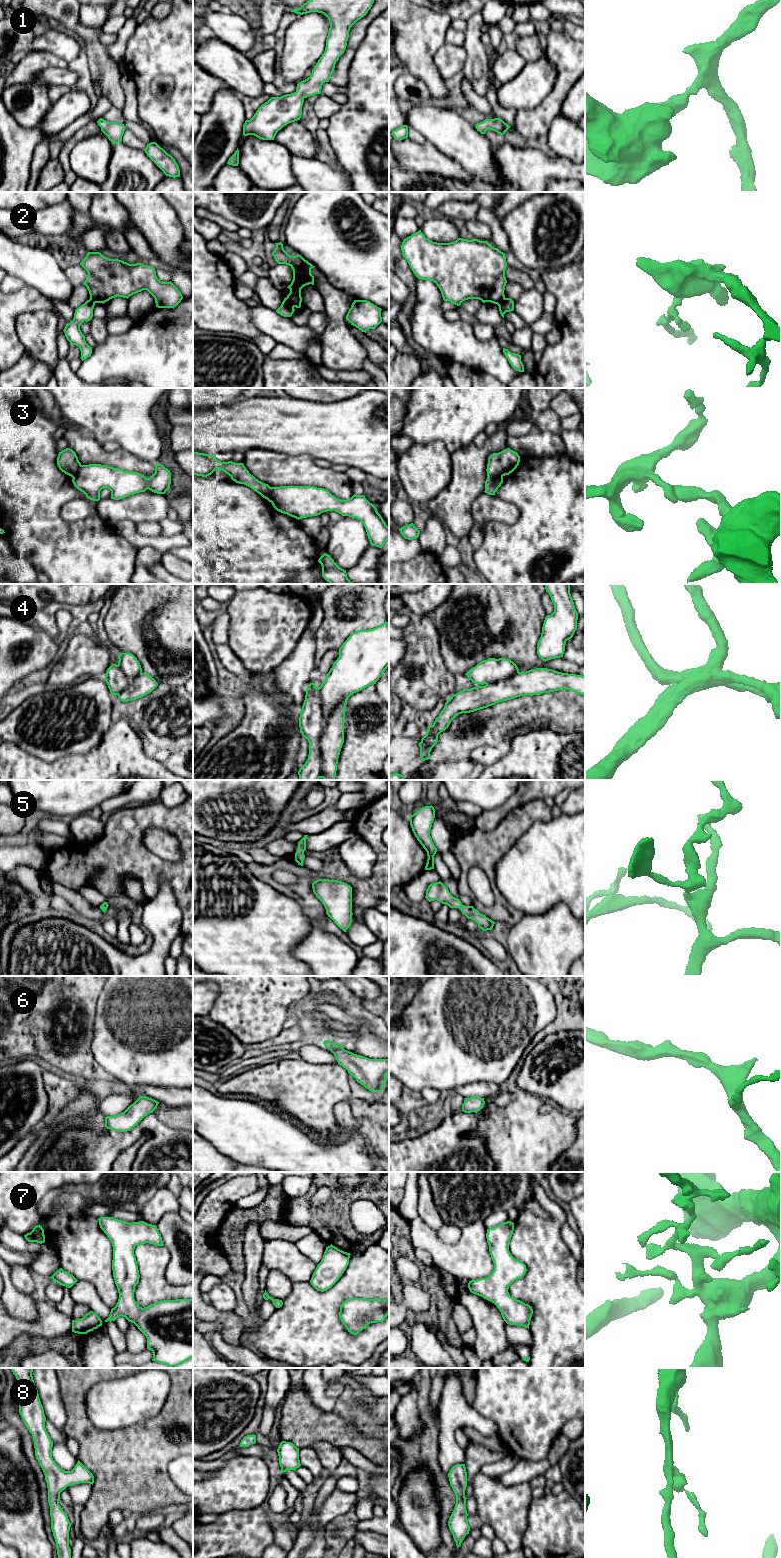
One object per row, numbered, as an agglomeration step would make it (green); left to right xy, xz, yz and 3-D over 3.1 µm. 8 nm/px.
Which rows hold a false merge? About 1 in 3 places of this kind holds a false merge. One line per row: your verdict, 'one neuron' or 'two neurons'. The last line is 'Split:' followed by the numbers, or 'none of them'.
1: one neuron
2: two neurons
3: two neurons
4: one neuron
5: one neuron
6: one neuron
7: one neuron
8: one neuron
Split: 2, 3

